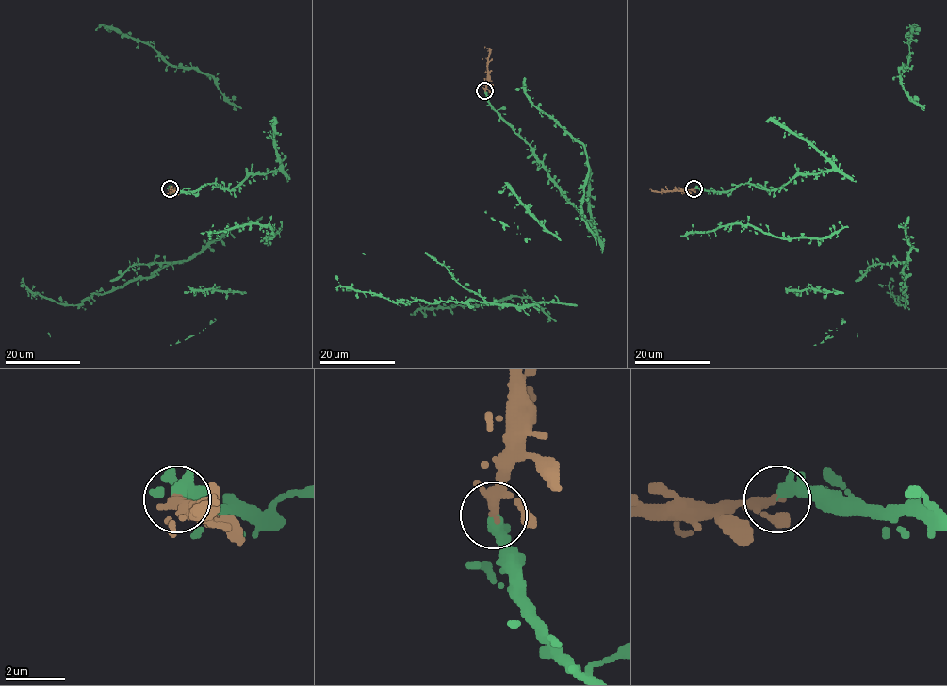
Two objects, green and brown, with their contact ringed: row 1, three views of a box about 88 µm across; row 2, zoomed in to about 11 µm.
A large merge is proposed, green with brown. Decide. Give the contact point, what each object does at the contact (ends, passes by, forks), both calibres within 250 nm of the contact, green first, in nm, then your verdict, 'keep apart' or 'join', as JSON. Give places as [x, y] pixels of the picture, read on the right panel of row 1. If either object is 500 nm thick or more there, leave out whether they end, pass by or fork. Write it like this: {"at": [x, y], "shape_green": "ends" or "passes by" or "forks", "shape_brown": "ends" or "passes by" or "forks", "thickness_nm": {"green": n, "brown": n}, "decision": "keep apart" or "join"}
{"at": [693, 188], "shape_green": "ends", "shape_brown": "forks", "thickness_nm": {"green": 400, "brown": 220}, "decision": "join"}

